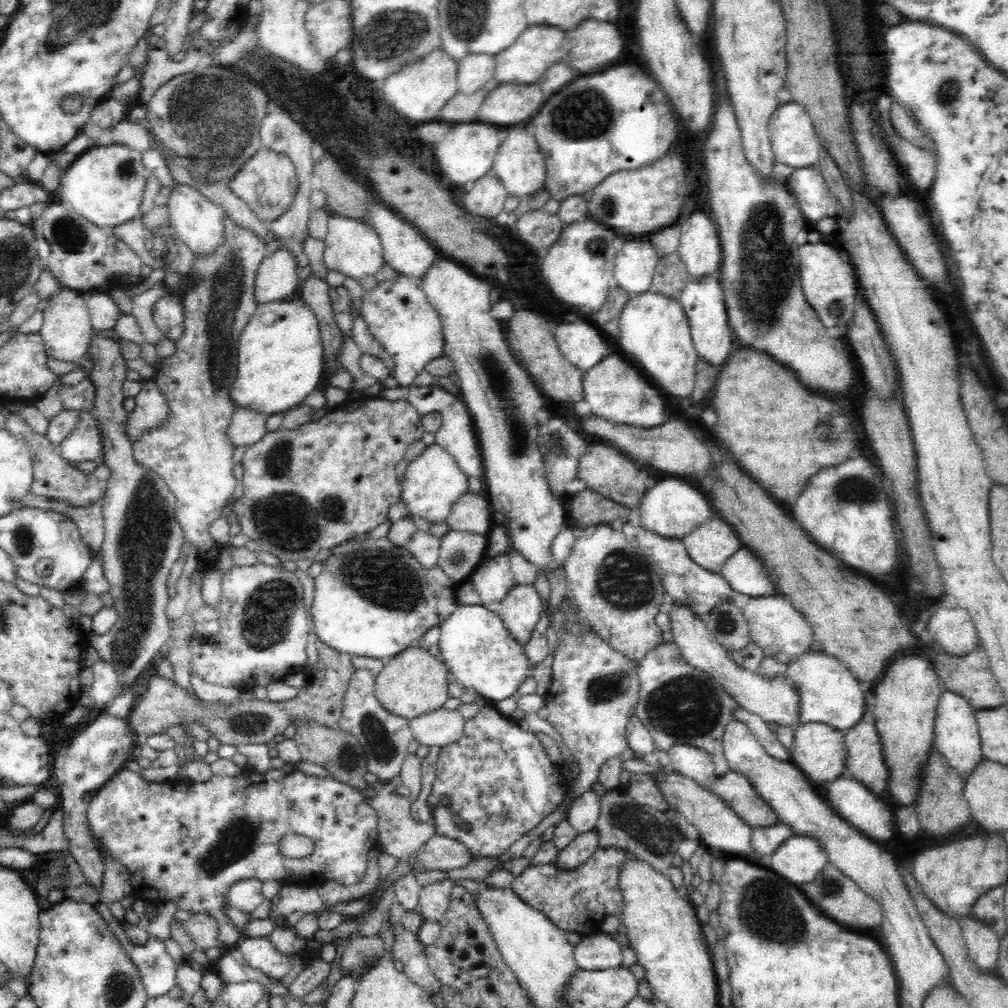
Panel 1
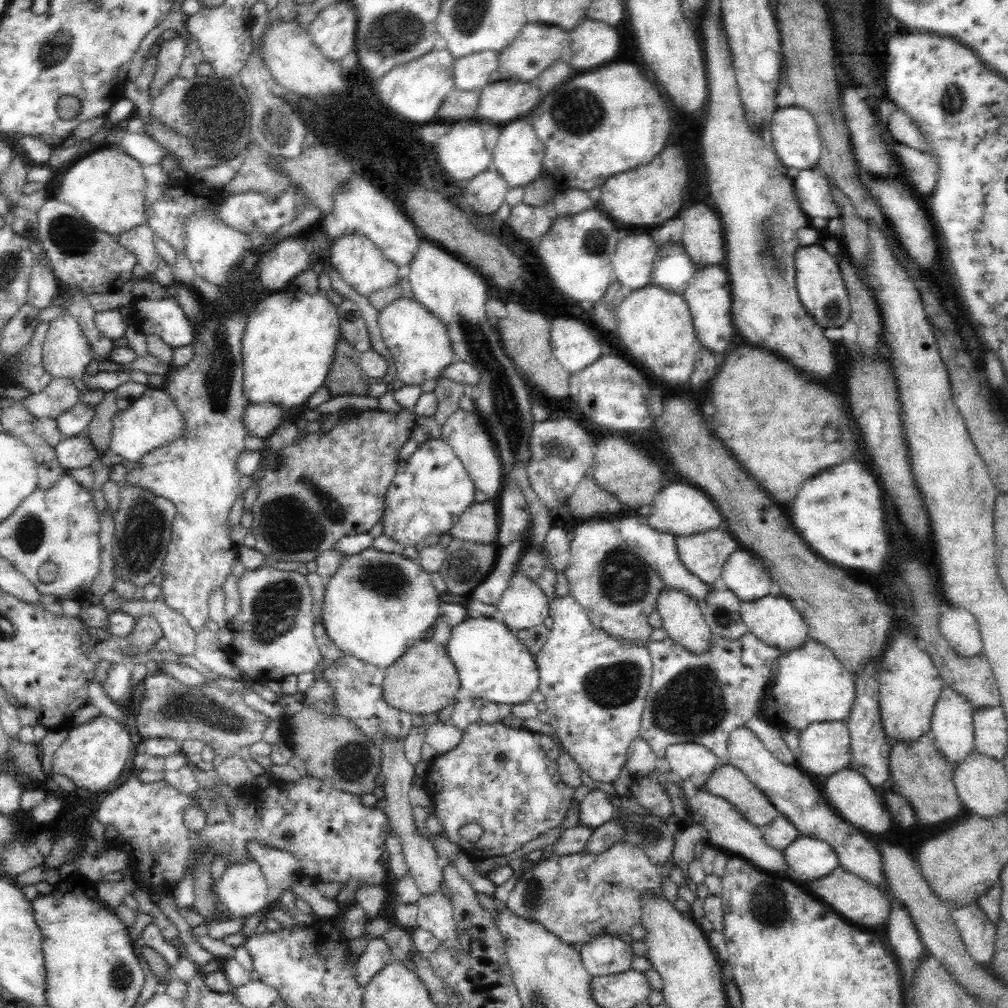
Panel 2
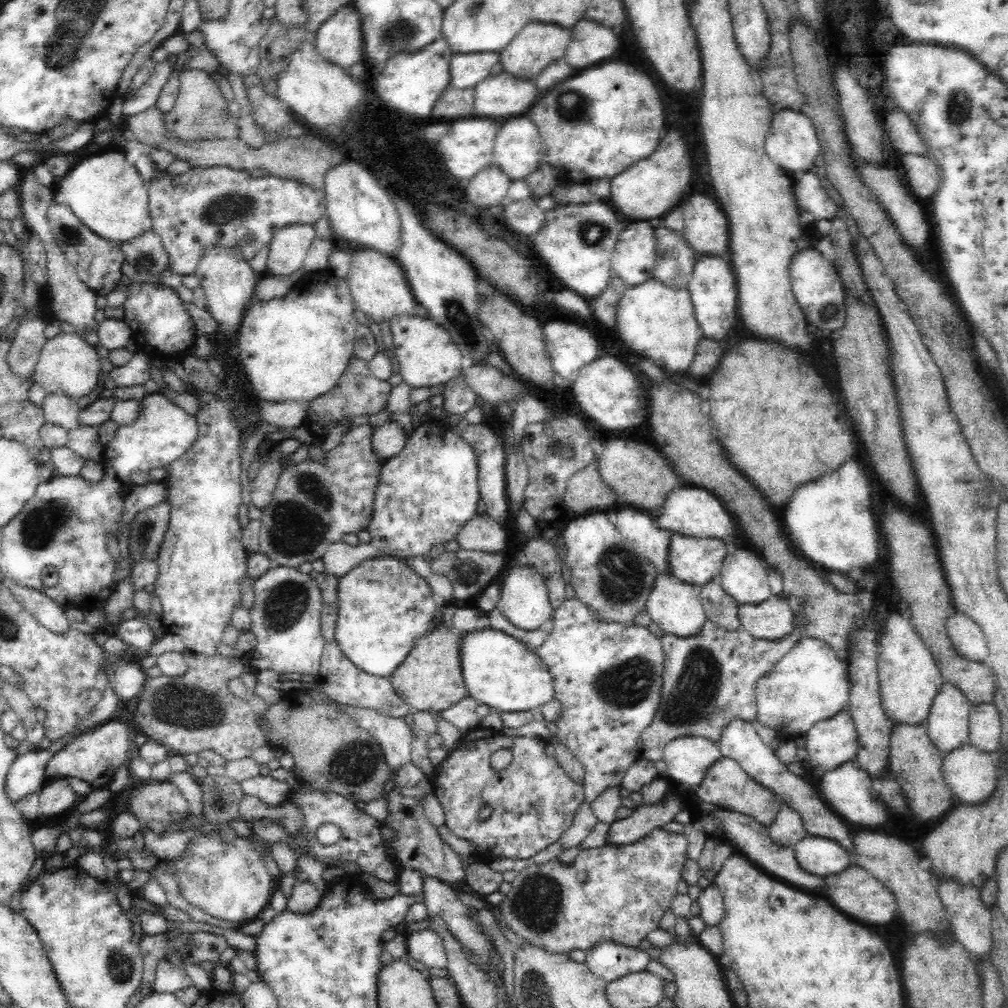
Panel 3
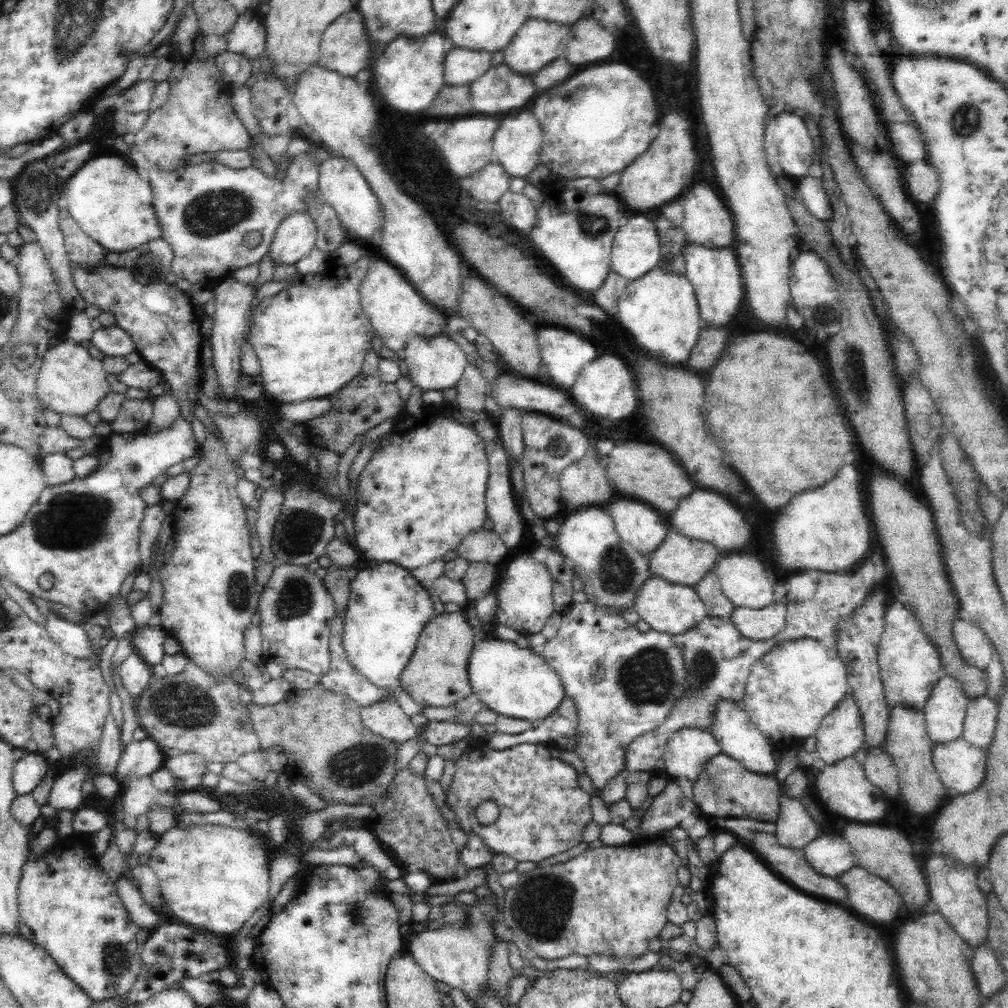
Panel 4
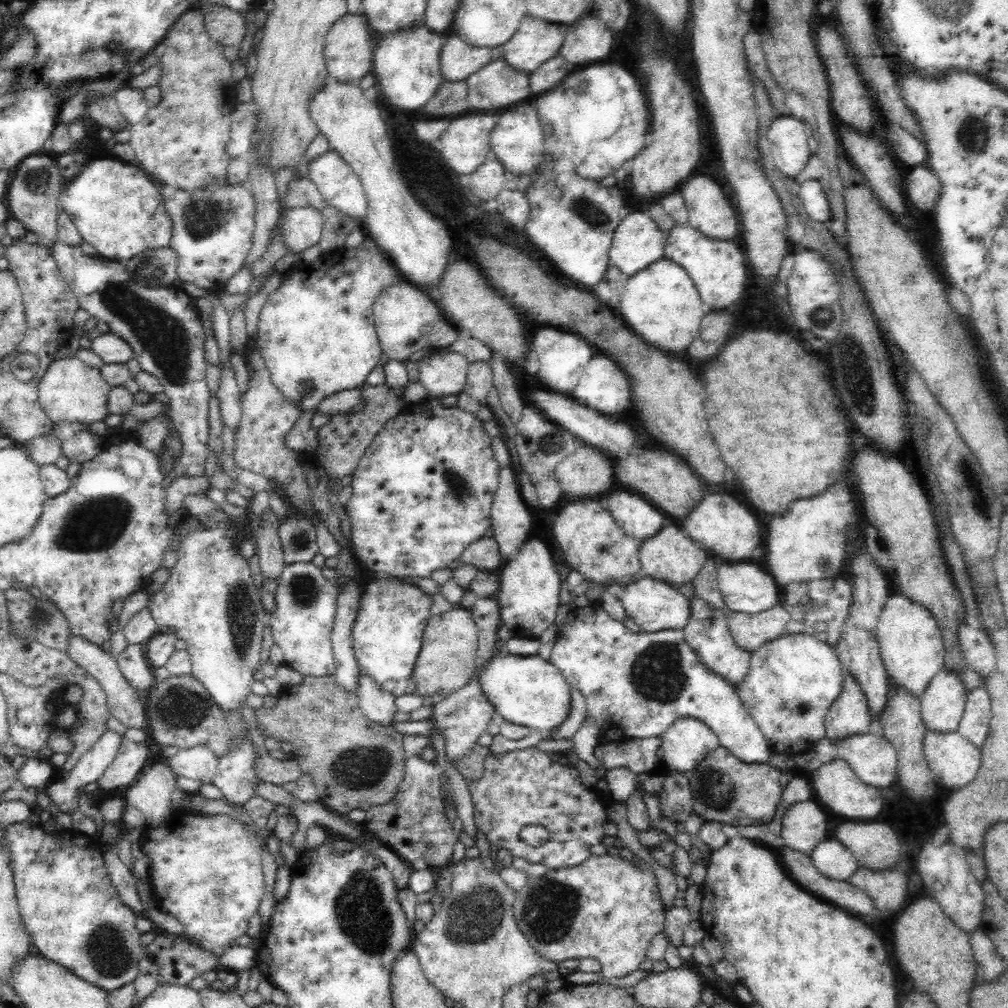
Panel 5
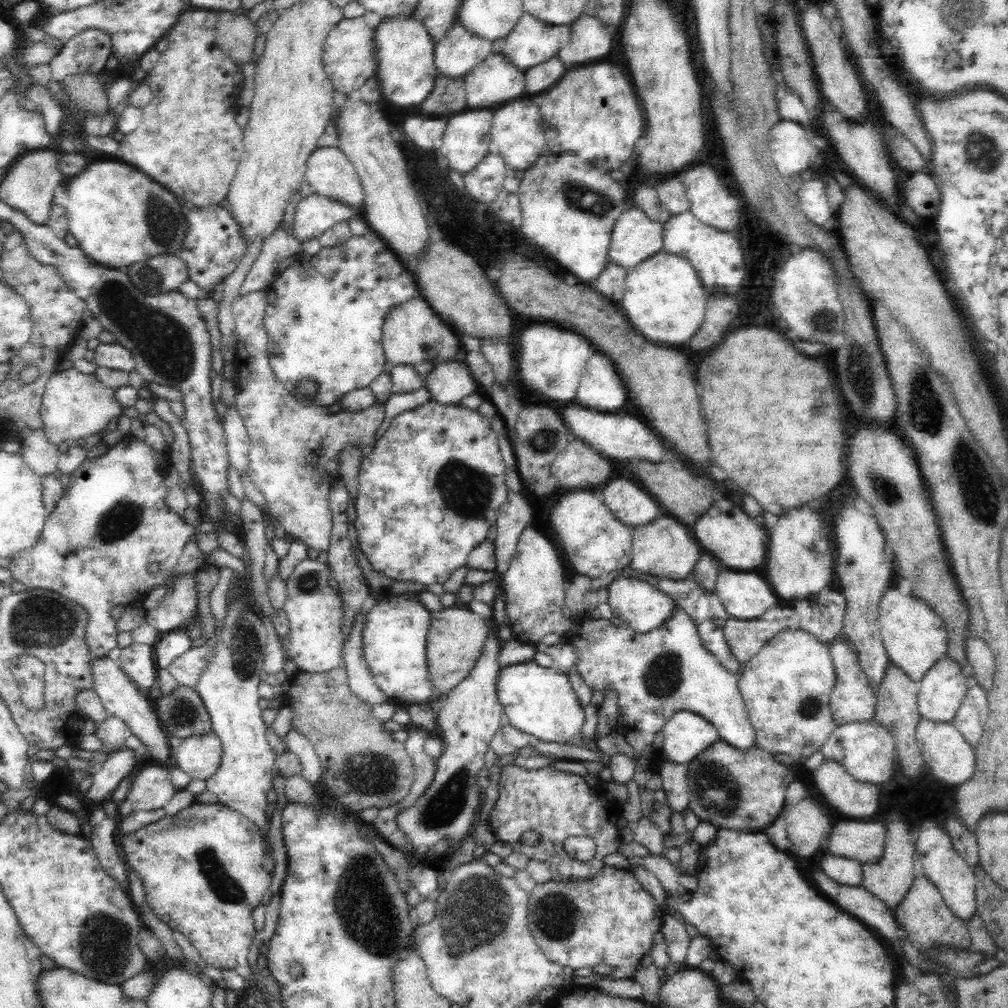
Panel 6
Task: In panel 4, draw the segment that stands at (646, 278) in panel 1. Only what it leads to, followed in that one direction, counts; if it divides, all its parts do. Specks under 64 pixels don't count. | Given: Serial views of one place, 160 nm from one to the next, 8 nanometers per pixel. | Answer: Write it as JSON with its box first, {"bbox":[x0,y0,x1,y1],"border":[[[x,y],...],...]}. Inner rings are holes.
{"bbox":[611,214,661,281],"border":[[[644,214],[632,216],[619,226],[611,248],[611,270],[632,281],[656,268],[661,244],[656,225]]]}

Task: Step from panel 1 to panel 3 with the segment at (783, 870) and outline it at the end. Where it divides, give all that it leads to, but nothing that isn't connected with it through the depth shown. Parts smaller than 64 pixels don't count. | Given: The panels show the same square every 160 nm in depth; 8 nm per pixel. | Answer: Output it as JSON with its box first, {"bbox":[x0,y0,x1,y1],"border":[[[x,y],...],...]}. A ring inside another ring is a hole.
{"bbox":[793,835,851,877],"border":[[[808,835],[793,847],[800,866],[810,874],[828,877],[851,865],[851,853],[829,838]]]}

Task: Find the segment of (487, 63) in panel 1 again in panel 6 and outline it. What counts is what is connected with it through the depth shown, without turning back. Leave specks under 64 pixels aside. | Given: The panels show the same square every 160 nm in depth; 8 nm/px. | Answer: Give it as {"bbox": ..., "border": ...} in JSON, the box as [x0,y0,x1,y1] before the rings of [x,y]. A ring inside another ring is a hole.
{"bbox":[434,21,492,78],"border":[[[459,21],[435,44],[434,57],[437,74],[463,78],[474,66],[492,52],[492,42],[476,36]]]}

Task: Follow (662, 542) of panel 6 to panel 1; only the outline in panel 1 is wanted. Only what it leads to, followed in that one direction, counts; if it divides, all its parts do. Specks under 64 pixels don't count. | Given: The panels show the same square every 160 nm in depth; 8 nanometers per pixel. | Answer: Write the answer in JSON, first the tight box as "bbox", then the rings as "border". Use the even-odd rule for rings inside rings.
{"bbox":[682,517,744,573],"border":[[[716,517],[688,533],[682,542],[692,561],[713,573],[720,573],[728,558],[744,546],[734,529]]]}

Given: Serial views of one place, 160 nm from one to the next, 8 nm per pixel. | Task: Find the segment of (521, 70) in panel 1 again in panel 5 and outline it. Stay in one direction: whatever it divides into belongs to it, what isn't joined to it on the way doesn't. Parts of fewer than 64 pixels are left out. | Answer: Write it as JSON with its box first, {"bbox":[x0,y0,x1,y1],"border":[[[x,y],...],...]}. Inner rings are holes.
{"bbox":[500,16,571,74],"border":[[[524,16],[512,38],[500,46],[504,60],[512,68],[529,74],[559,54],[565,34],[570,29],[571,25]]]}

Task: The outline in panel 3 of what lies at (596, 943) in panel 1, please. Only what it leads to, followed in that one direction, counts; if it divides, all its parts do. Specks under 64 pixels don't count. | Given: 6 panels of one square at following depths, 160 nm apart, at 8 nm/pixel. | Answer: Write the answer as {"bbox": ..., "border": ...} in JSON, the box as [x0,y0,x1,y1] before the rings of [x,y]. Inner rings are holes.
{"bbox":[585,942,651,983],"border":[[[602,942],[586,950],[585,963],[595,976],[609,983],[627,974],[646,970],[651,961],[647,951]]]}

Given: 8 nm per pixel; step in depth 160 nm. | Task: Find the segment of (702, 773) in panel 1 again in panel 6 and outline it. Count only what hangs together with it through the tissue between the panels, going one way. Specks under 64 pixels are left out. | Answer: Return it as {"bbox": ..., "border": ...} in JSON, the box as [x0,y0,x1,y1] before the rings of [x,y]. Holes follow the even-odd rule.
{"bbox":[661,710,721,765],"border":[[[678,710],[672,714],[664,723],[662,732],[661,753],[666,754],[668,760],[684,765],[721,739],[708,719],[690,710]]]}

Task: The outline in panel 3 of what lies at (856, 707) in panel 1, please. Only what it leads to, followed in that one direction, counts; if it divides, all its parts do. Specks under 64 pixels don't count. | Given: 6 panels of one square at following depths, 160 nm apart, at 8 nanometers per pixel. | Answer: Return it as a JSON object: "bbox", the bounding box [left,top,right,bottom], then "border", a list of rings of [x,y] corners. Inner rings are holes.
{"bbox":[753,635,850,740],"border":[[[804,635],[772,666],[768,674],[756,680],[756,718],[753,722],[776,730],[784,740],[795,739],[804,735],[816,722],[826,720],[846,708],[850,686],[847,661],[840,658],[826,642]]]}

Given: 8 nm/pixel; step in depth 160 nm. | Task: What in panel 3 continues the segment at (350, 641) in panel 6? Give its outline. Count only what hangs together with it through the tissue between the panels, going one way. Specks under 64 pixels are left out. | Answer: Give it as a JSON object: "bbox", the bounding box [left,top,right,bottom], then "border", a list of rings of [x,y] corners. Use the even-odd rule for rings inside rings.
{"bbox":[339,705,411,770],"border":[[[340,705],[339,708],[352,715],[358,726],[369,730],[376,738],[391,770],[411,760],[411,728],[404,717],[394,718],[374,709],[360,707]]]}

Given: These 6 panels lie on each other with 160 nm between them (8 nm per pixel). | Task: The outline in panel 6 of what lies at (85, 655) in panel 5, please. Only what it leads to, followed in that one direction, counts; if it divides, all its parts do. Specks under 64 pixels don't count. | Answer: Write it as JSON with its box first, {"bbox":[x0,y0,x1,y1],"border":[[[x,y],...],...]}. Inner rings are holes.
{"bbox":[91,657,175,764],"border":[[[95,657],[91,671],[94,678],[94,690],[106,712],[114,716],[118,715],[124,719],[124,722],[127,722],[131,732],[138,736],[146,746],[150,758],[162,764],[172,764],[172,760],[175,763],[174,750],[170,746],[169,737],[159,723],[156,709],[148,702],[143,690],[140,690],[135,683],[132,683],[129,676],[120,668],[118,661],[109,657]]]}

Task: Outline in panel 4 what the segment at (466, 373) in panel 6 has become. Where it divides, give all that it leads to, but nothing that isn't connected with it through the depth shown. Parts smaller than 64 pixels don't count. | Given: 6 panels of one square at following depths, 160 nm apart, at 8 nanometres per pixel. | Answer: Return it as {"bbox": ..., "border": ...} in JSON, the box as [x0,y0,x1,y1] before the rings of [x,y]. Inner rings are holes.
{"bbox":[403,334,468,390],"border":[[[446,334],[436,335],[434,337],[418,337],[418,335],[410,337],[407,345],[403,350],[408,366],[411,381],[416,386],[420,386],[425,390],[446,390],[452,388],[460,380],[468,361],[466,360],[466,352],[462,350],[460,345],[450,339]]]}

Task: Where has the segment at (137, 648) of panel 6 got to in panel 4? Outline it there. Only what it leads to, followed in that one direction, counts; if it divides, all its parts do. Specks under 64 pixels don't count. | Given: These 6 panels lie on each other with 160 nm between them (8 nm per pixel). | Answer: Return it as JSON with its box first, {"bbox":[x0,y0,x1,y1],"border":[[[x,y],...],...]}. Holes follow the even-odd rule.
{"bbox":[119,648,153,698],"border":[[[132,648],[130,654],[122,660],[119,666],[121,680],[126,691],[131,694],[132,698],[140,697],[153,680],[151,665],[142,660],[142,657]]]}

